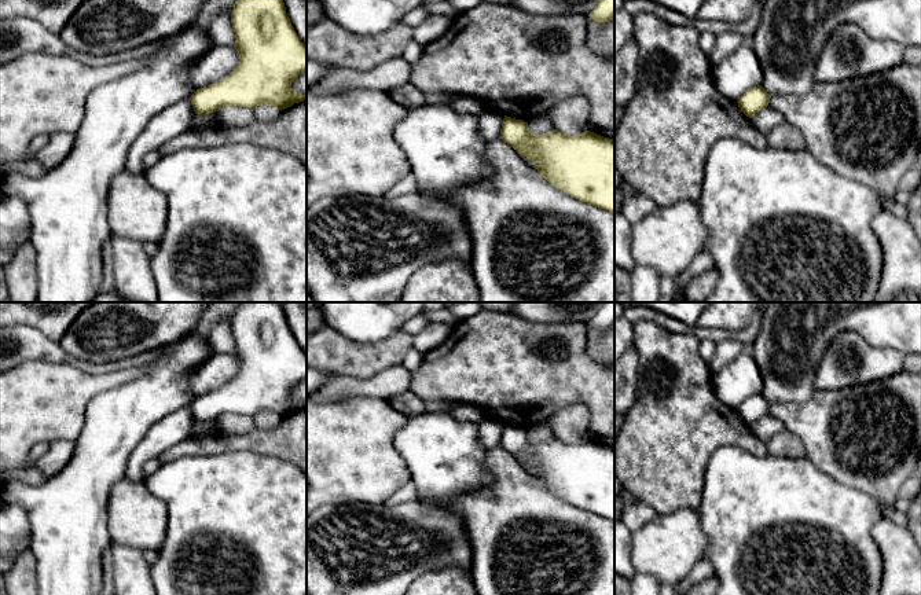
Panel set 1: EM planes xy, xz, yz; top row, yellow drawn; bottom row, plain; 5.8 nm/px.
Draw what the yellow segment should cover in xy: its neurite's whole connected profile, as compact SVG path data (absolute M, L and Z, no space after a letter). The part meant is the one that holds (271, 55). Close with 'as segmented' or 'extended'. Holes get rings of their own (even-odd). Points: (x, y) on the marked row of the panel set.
M236 0L231 12L231 23L239 62L228 76L191 95L195 114L212 114L224 106L253 110L263 104L275 106L282 111L294 103L307 100L305 95L291 88L291 82L307 70L307 45L297 36L283 0Z | as segmented

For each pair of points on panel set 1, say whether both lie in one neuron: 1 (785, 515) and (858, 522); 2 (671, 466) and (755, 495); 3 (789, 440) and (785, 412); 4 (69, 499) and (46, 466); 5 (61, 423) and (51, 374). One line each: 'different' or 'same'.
1: same
2: different
3: different
4: different
5: same

